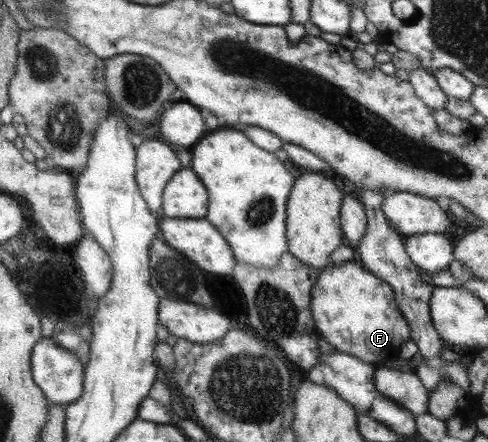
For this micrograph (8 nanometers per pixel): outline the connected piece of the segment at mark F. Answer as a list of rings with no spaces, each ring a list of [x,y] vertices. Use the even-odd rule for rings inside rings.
[[[352,261],[339,266],[327,265],[318,272],[317,281],[311,287],[311,316],[323,347],[357,358],[374,366],[397,359],[400,348],[409,341],[409,328],[395,304],[395,296],[387,283],[373,276],[370,271]]]

